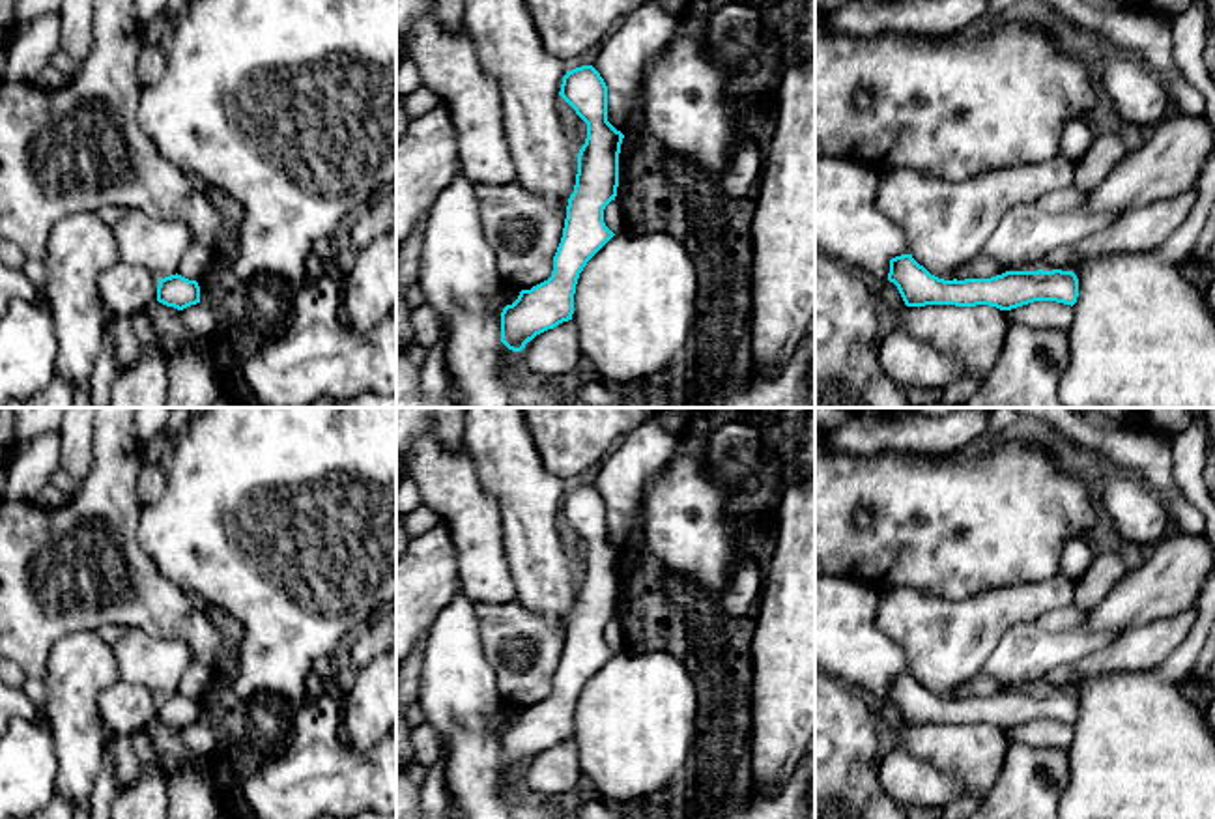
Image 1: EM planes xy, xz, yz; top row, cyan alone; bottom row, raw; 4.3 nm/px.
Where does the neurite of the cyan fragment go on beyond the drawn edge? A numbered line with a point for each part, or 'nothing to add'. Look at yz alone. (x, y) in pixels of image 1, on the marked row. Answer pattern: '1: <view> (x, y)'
nothing to add

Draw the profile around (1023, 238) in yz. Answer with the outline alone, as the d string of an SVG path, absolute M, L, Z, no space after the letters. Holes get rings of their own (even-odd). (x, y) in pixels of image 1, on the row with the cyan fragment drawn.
M1021 204L1004 213L979 256L1008 271L1037 271L1045 256L1062 245L1073 245L1112 224L1118 215L1077 206L1062 213L1045 213L1036 204Z

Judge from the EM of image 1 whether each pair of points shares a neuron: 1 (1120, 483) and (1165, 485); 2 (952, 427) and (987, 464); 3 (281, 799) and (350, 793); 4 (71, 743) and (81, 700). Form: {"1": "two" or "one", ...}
{"1": "two", "2": "two", "3": "one", "4": "one"}

